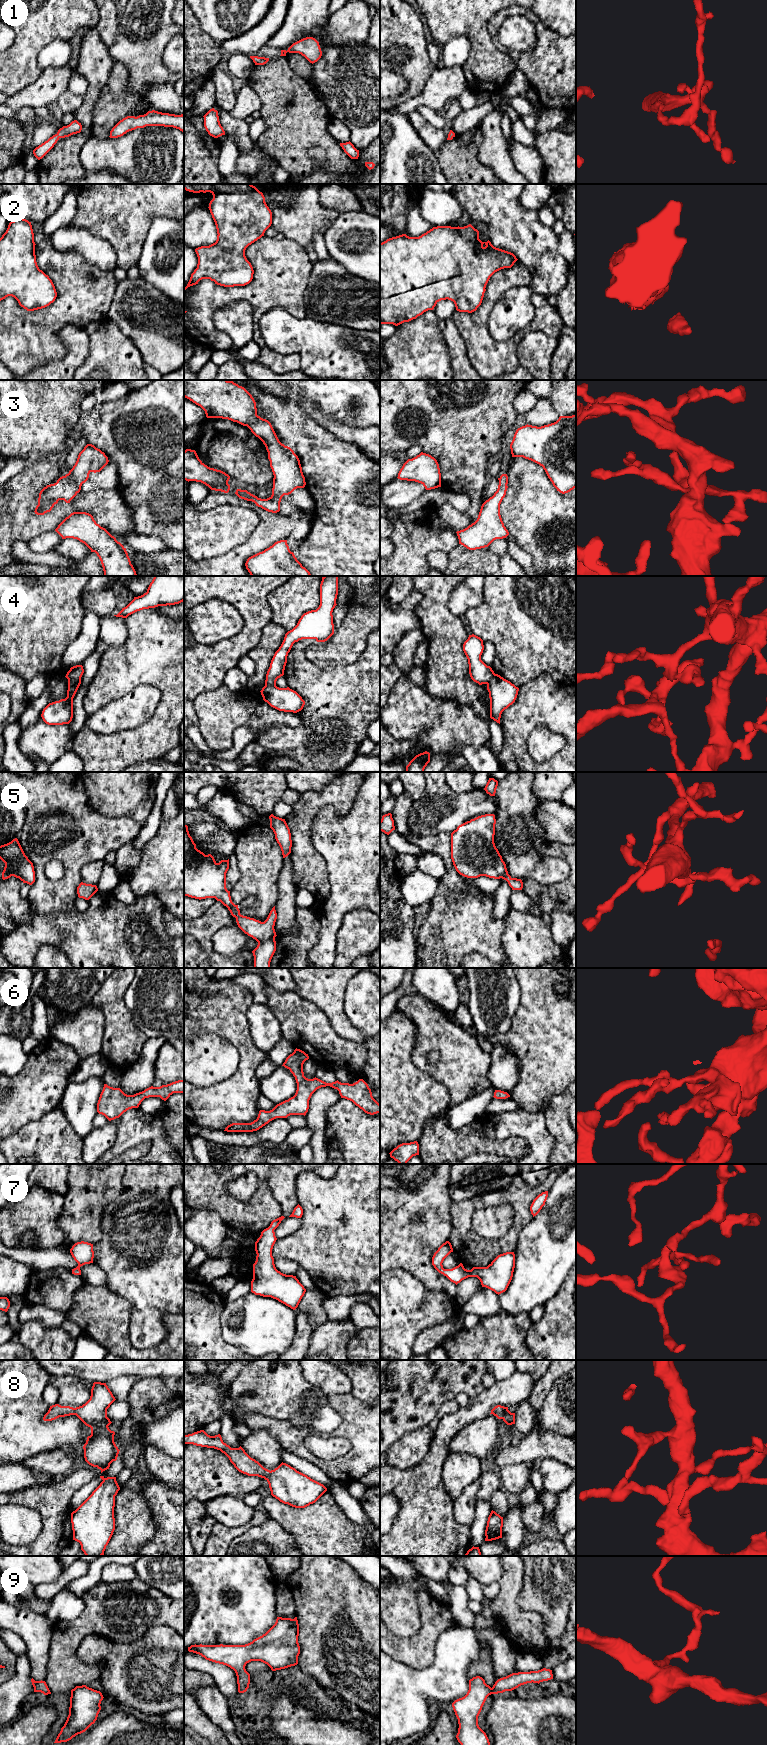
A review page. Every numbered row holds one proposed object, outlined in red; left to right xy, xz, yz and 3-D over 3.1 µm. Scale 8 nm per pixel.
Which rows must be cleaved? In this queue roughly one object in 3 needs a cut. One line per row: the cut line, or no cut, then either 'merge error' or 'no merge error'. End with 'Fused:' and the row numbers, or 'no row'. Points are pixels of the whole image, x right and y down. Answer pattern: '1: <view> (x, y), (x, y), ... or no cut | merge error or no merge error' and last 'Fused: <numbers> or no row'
1: no cut | no merge error
2: no cut | no merge error
3: no cut | no merge error
4: xy (80, 677), (68, 680) | merge error
5: no cut | no merge error
6: no cut | no merge error
7: no cut | no merge error
8: no cut | no merge error
9: no cut | no merge error
Fused: 4

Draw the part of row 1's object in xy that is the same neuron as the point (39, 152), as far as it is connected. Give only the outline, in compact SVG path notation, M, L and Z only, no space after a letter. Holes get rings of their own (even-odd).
M77 120L72 121L69 125L63 126L58 132L50 137L47 141L39 145L33 150L34 156L40 160L42 159L57 143L60 138L69 137L73 134L80 133L82 125Z

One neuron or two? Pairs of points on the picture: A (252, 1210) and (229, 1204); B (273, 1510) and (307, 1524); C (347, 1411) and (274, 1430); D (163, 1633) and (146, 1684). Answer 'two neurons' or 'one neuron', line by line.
A: one neuron
B: one neuron
C: one neuron
D: one neuron

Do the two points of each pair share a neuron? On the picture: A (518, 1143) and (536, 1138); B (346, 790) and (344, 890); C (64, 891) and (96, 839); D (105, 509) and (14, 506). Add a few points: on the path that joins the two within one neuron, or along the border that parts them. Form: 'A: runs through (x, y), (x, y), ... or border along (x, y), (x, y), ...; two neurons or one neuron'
A: border along (500, 1141), (520, 1137), (528, 1151); two neurons
B: border along (358, 794), (346, 813), (324, 807); two neurons
C: runs through (71, 878), (72, 867), (87, 852); one neuron
D: runs through (82, 506), (65, 509), (52, 522), (37, 522); one neuron

